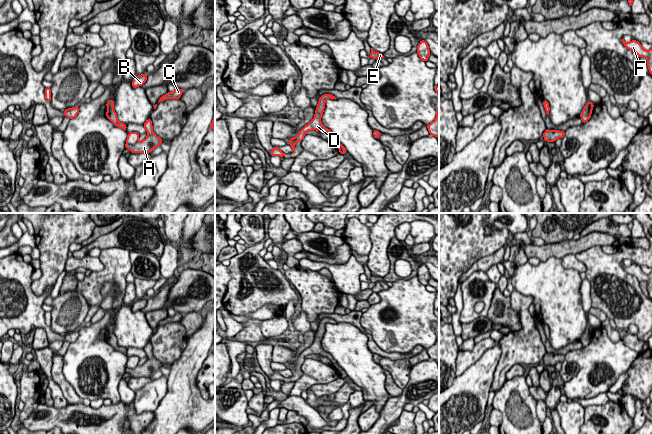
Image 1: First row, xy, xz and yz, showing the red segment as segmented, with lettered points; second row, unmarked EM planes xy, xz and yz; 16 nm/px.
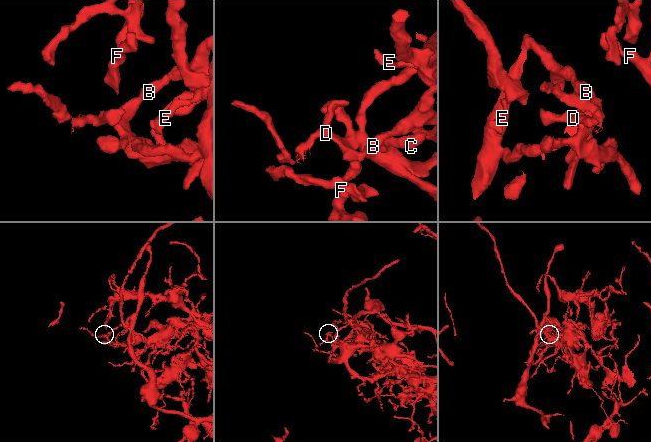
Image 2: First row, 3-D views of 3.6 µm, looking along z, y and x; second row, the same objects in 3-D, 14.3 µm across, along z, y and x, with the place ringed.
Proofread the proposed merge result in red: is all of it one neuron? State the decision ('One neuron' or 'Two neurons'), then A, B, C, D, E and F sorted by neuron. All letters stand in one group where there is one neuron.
Two neurons. Groups: A C D E F / B

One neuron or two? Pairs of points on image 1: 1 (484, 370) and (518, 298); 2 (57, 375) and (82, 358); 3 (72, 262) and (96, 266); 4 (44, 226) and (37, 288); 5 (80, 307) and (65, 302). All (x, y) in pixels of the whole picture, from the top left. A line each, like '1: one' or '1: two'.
1: two
2: two
3: one
4: one
5: one

